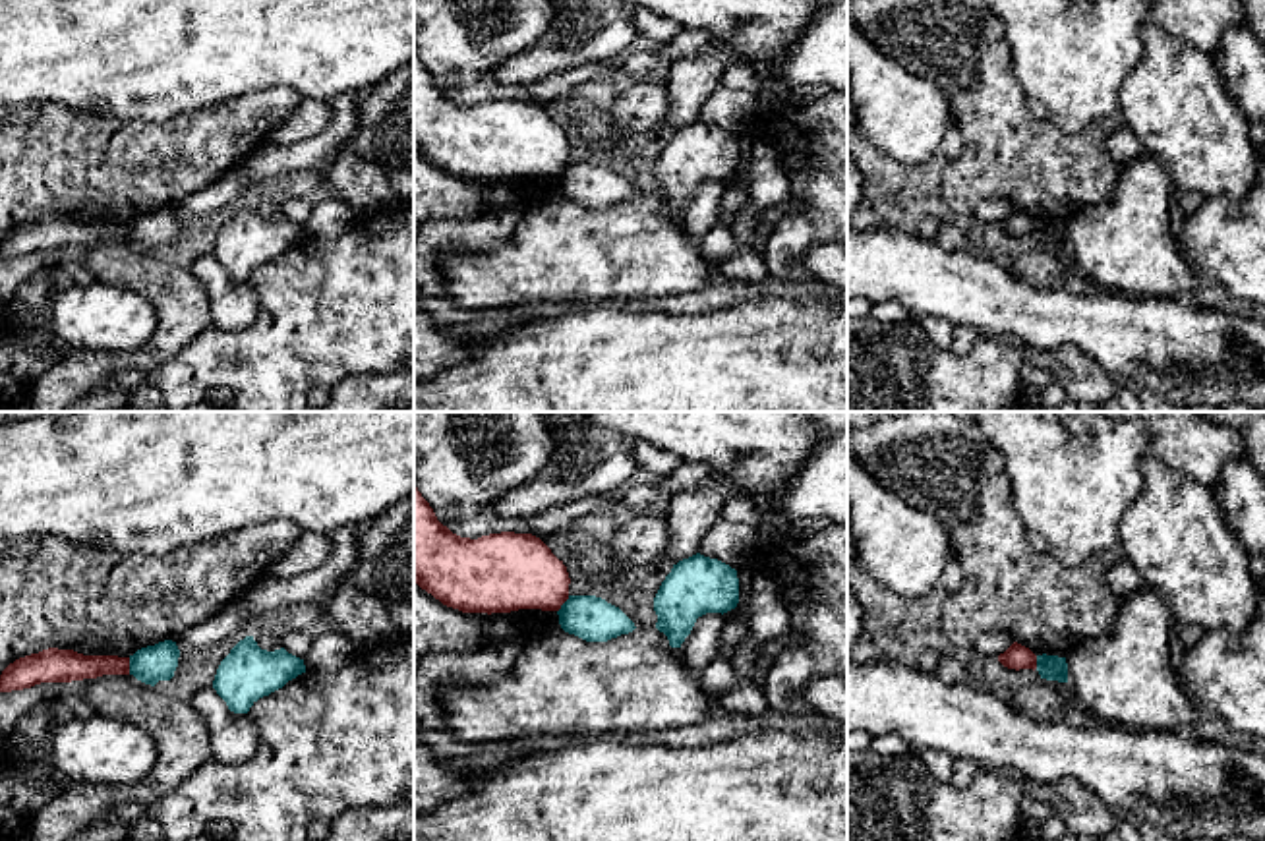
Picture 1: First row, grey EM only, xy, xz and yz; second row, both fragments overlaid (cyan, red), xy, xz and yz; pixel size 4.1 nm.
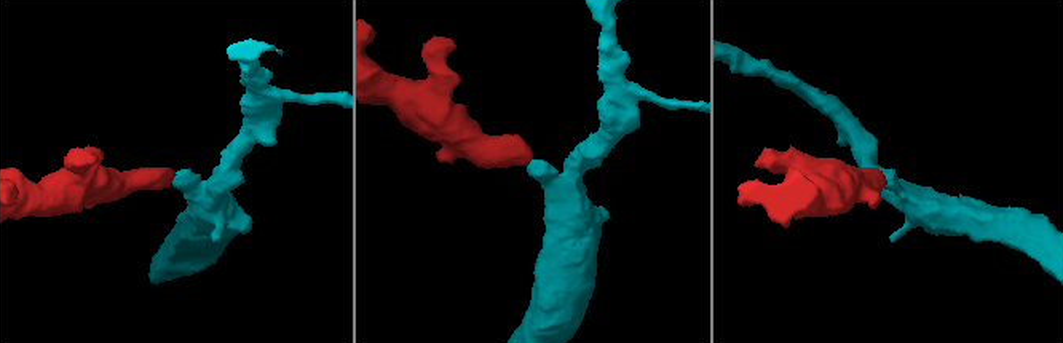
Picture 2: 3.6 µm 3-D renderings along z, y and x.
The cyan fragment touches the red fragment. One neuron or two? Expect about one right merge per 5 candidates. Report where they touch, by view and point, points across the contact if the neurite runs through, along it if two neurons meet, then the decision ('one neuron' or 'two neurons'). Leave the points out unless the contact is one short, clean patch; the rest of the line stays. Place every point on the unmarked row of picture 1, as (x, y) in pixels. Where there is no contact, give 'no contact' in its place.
meets cyan in xy at (130, 232); border along xy (128, 225), (130, 240); two neurons

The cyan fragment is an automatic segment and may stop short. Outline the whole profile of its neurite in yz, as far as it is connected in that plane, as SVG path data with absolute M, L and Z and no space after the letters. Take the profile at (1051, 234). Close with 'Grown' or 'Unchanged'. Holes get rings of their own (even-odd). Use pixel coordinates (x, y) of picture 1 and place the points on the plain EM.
M1046 220L1037 222L1037 238L1041 246L1068 249L1066 224L1046 222Z. Unchanged

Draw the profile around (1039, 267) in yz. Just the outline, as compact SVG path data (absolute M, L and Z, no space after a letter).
M1033 246L1012 261L1010 271L1019 282L1039 290L1062 286L1062 263L1058 247Z

